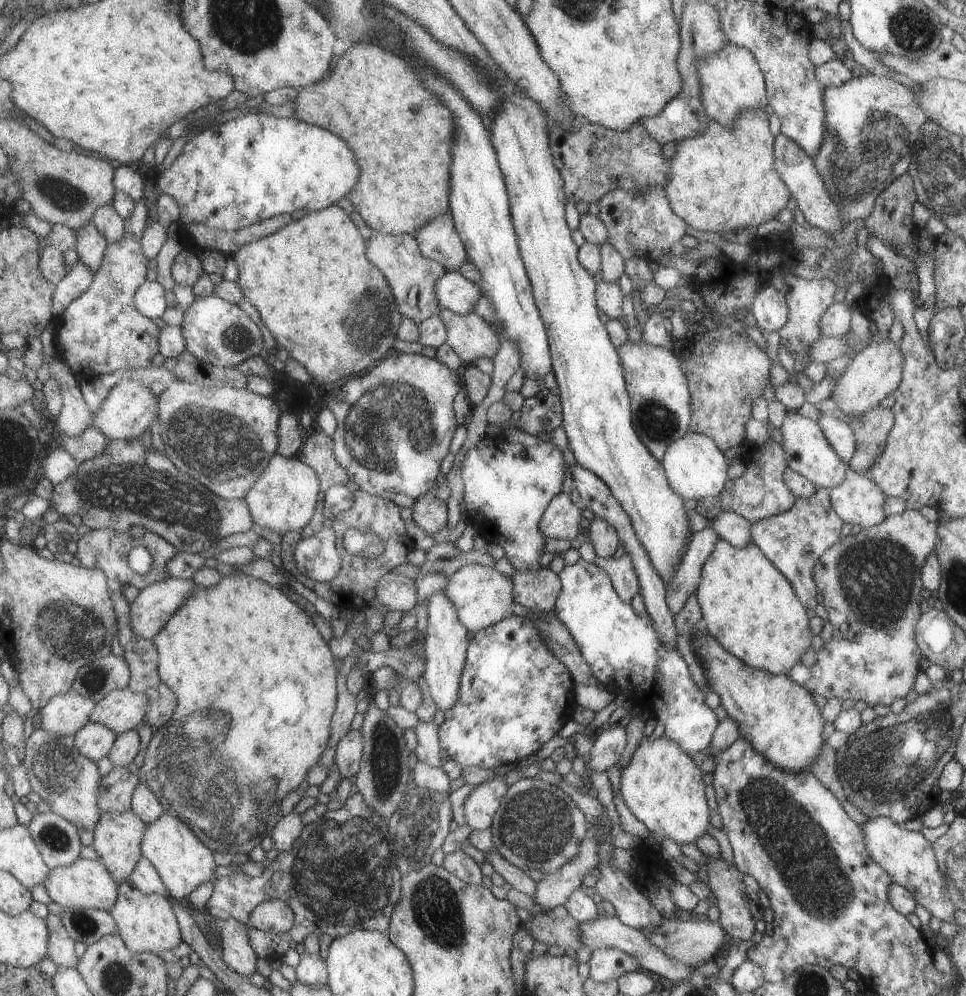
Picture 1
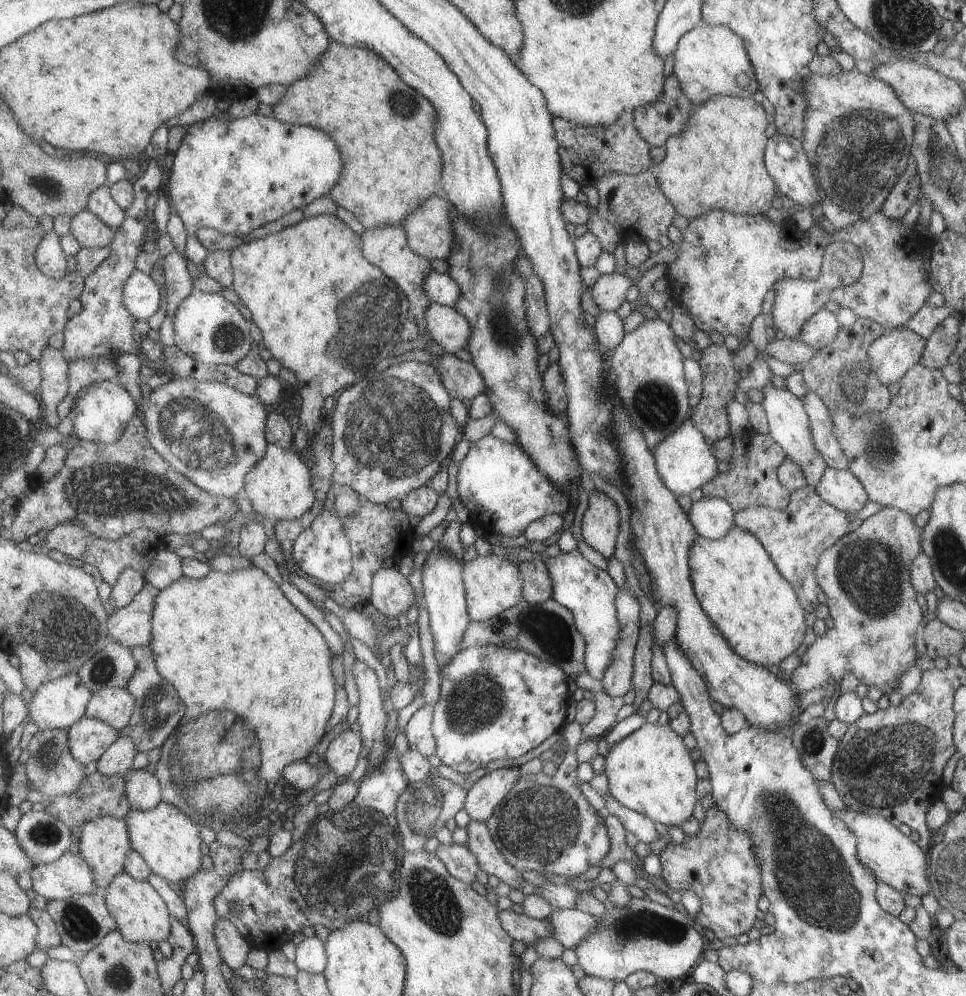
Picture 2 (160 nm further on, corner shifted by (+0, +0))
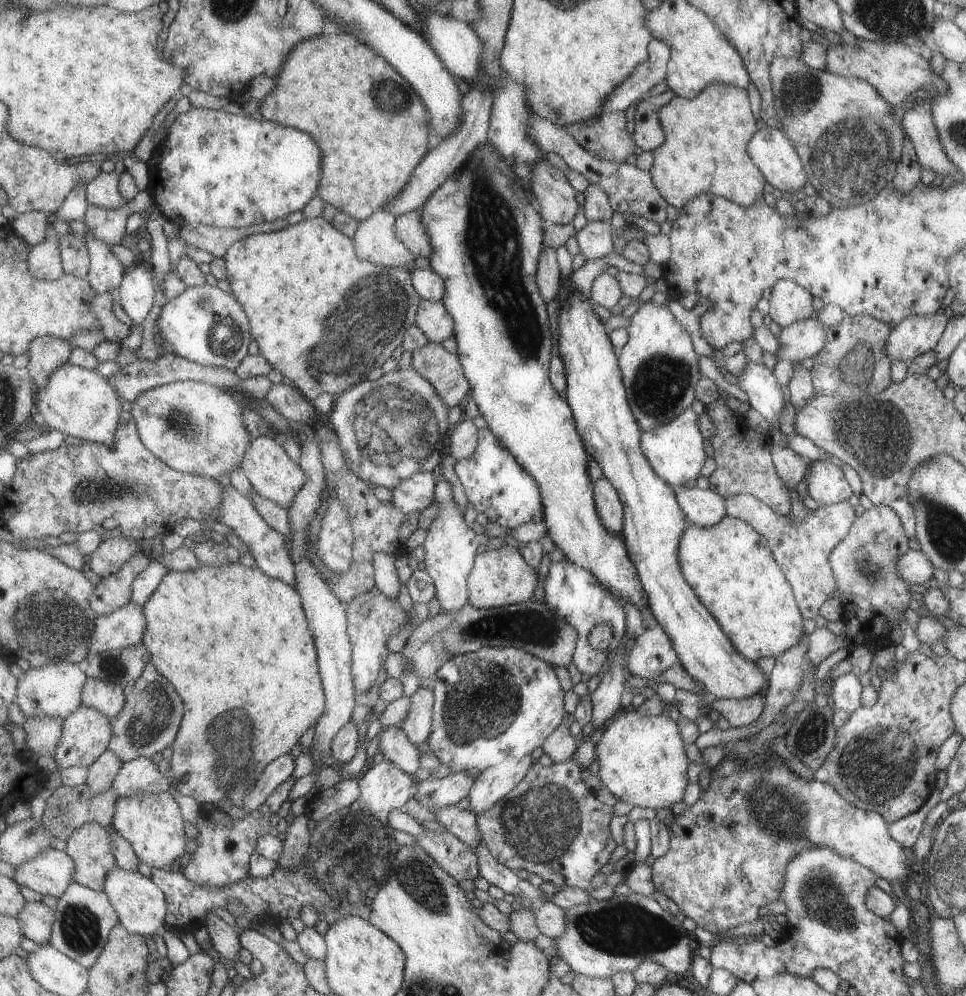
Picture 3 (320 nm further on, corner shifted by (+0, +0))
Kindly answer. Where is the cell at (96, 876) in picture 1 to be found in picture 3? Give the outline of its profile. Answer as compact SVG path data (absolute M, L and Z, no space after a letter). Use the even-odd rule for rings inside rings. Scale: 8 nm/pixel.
M49 847L35 858L15 867L13 879L42 896L58 899L74 882L76 860L64 850Z

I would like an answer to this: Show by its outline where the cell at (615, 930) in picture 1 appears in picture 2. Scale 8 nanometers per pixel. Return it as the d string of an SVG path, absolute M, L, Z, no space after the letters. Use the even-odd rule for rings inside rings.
M575 908L553 909L546 919L551 925L552 937L564 949L573 949L596 927L595 918Z

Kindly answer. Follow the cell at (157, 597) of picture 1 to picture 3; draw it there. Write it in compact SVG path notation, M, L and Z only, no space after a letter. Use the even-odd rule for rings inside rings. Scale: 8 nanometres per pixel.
M133 602L127 603L123 608L117 609L111 614L99 616L96 620L96 630L92 636L91 652L87 660L78 665L84 667L85 663L91 658L91 654L94 655L108 650L119 650L120 648L132 647L143 642L147 627L148 622L144 615L144 607Z

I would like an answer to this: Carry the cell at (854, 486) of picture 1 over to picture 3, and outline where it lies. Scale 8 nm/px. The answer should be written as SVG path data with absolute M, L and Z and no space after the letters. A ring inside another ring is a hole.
M810 461L804 477L807 480L808 497L813 505L832 505L853 494L837 461Z

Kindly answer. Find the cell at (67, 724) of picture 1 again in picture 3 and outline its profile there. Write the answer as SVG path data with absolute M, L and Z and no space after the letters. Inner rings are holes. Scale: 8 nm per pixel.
M67 661L30 667L19 677L17 704L27 717L57 717L65 720L82 705L82 694L88 677L84 667Z

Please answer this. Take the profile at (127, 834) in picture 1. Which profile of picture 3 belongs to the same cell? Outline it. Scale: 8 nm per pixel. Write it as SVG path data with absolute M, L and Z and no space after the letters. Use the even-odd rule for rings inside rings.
M87 823L66 841L65 852L76 860L74 882L103 892L108 874L119 866L112 849L112 834L99 823Z

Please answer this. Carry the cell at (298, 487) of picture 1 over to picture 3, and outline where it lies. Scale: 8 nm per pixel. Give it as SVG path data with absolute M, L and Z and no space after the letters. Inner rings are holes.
M265 436L253 439L240 466L247 474L254 491L281 507L291 508L300 491L308 483L308 477L305 475L303 468L300 465L297 466L289 458L287 450L275 437Z

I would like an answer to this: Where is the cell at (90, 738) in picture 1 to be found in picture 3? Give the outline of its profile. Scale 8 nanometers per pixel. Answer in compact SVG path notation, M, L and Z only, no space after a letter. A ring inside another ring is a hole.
M82 704L64 720L63 734L55 754L55 762L57 762L58 768L69 768L71 766L90 767L100 758L101 754L110 748L113 735L111 718L105 713Z

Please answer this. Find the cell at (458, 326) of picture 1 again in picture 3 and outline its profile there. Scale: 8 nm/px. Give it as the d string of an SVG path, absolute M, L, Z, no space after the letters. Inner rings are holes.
M420 299L415 324L429 342L439 343L452 336L453 319L441 301Z

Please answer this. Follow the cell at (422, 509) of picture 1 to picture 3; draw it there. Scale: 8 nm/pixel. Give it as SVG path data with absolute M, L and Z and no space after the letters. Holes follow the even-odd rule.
M417 473L405 478L391 489L390 503L403 513L422 511L428 507L435 494L435 477L431 473Z

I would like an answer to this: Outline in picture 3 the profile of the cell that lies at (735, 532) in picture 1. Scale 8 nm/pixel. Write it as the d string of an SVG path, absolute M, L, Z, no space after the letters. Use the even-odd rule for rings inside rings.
M673 488L680 509L691 525L709 528L726 515L724 498L711 489Z

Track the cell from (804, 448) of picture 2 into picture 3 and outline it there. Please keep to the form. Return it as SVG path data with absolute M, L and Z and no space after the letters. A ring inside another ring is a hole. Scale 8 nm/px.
M748 361L746 366L737 372L735 377L738 380L738 387L747 395L750 407L757 410L768 423L777 423L779 412L783 408L783 394L781 393L780 384L773 373L761 363Z

